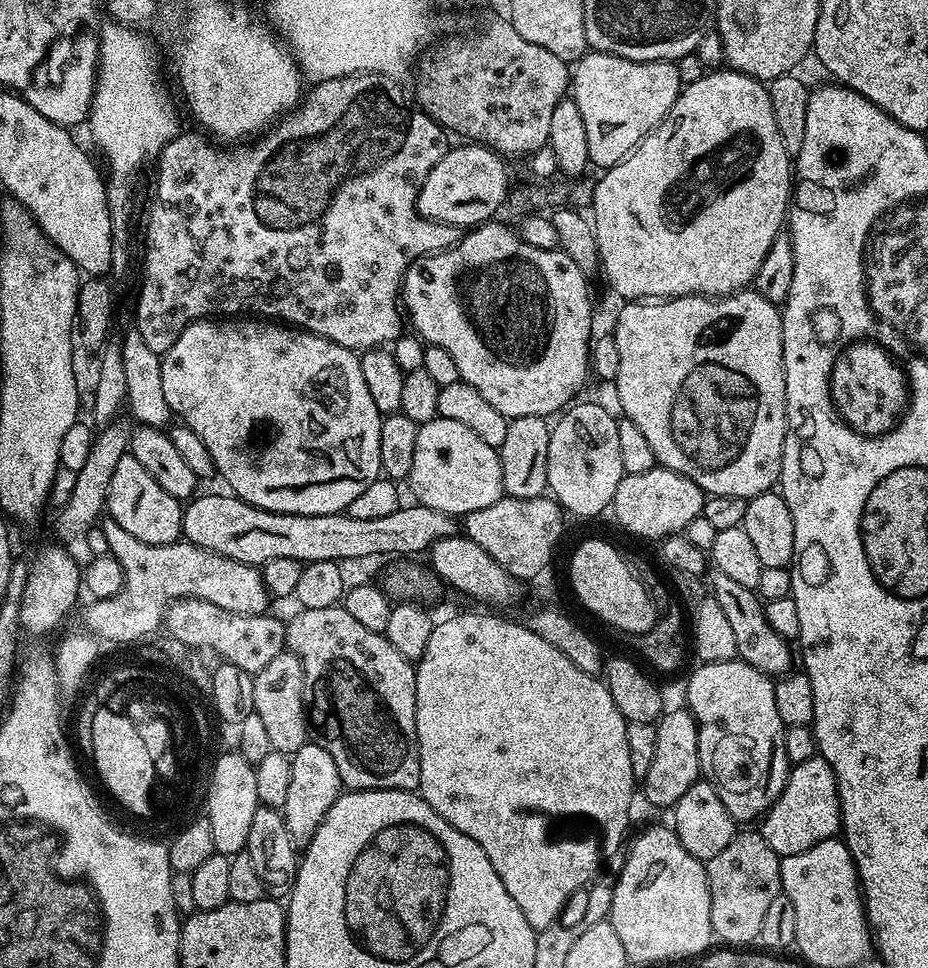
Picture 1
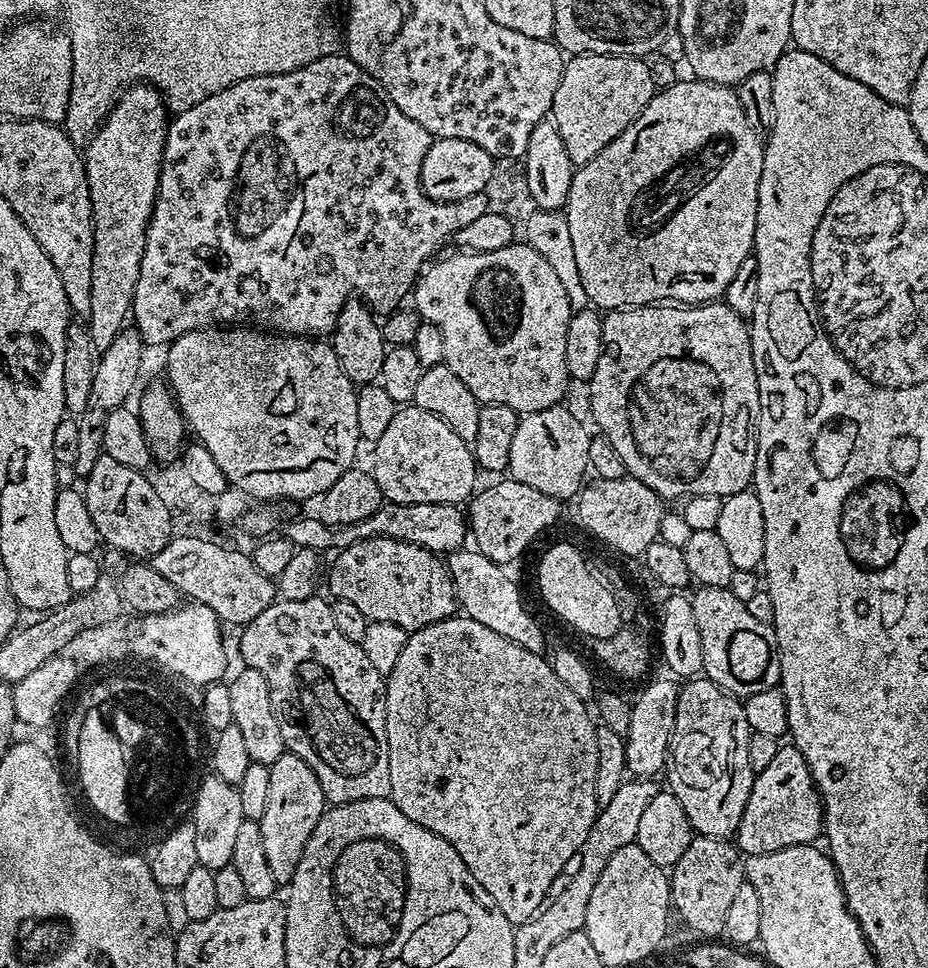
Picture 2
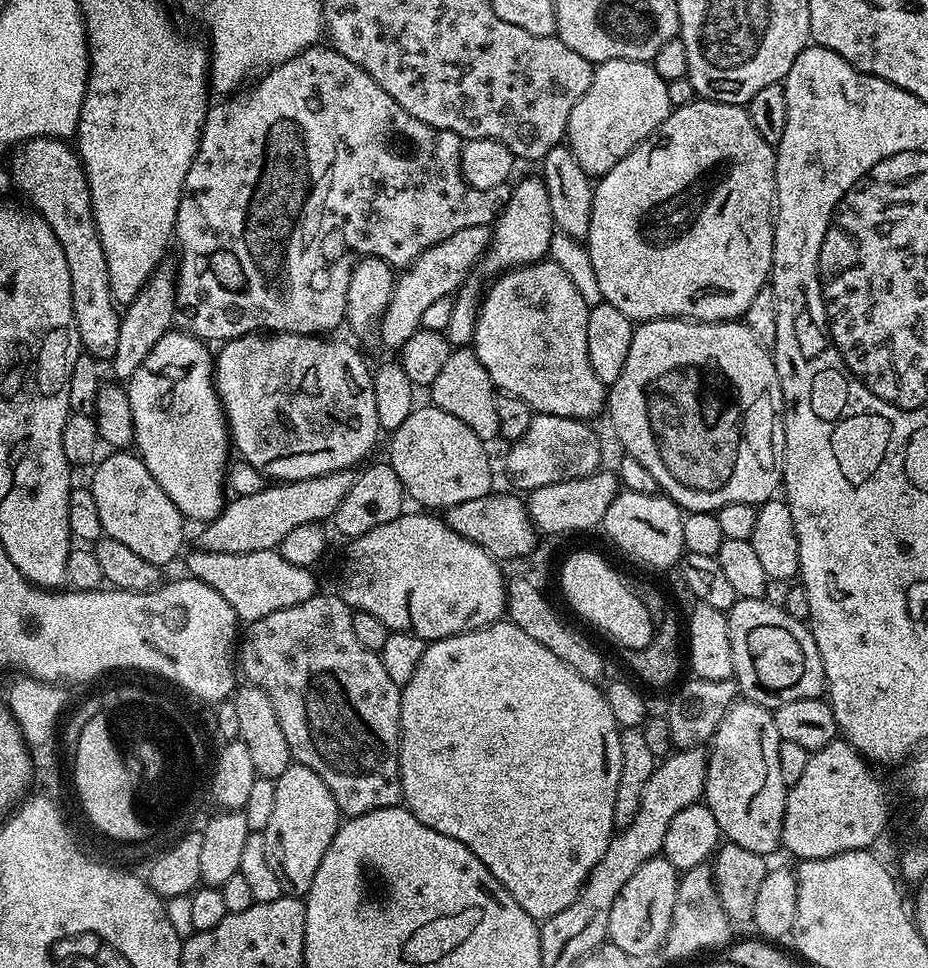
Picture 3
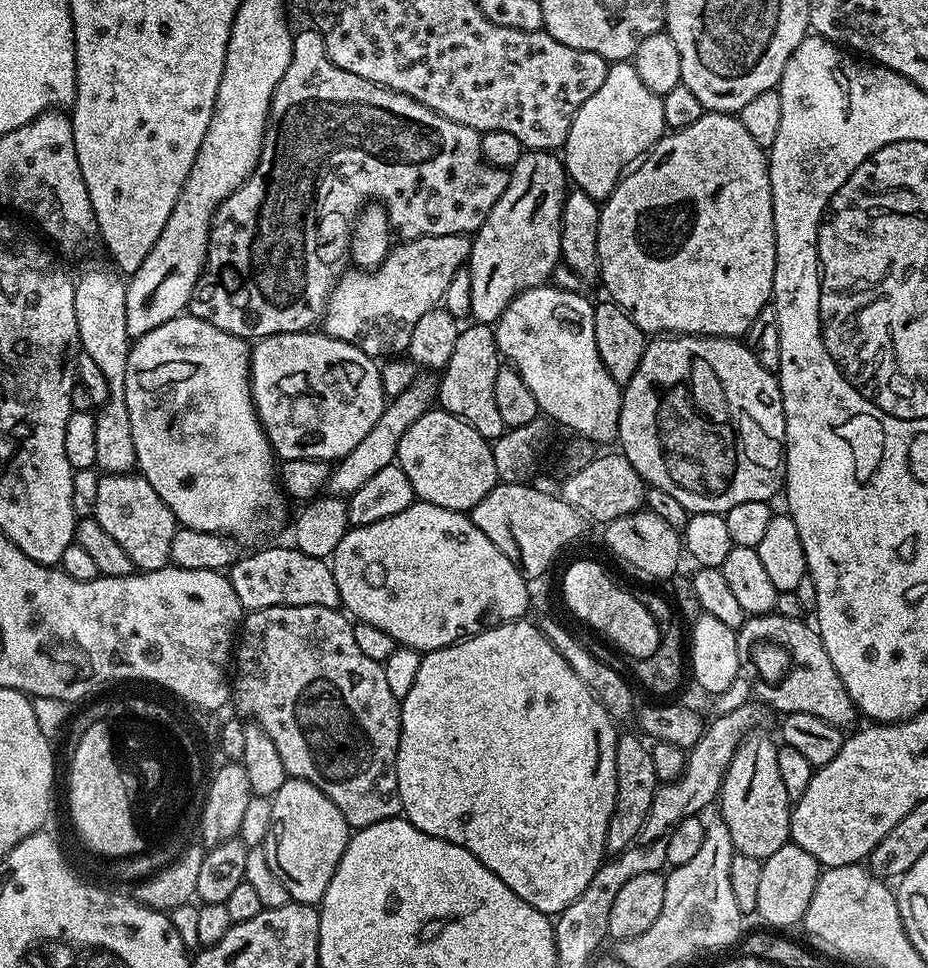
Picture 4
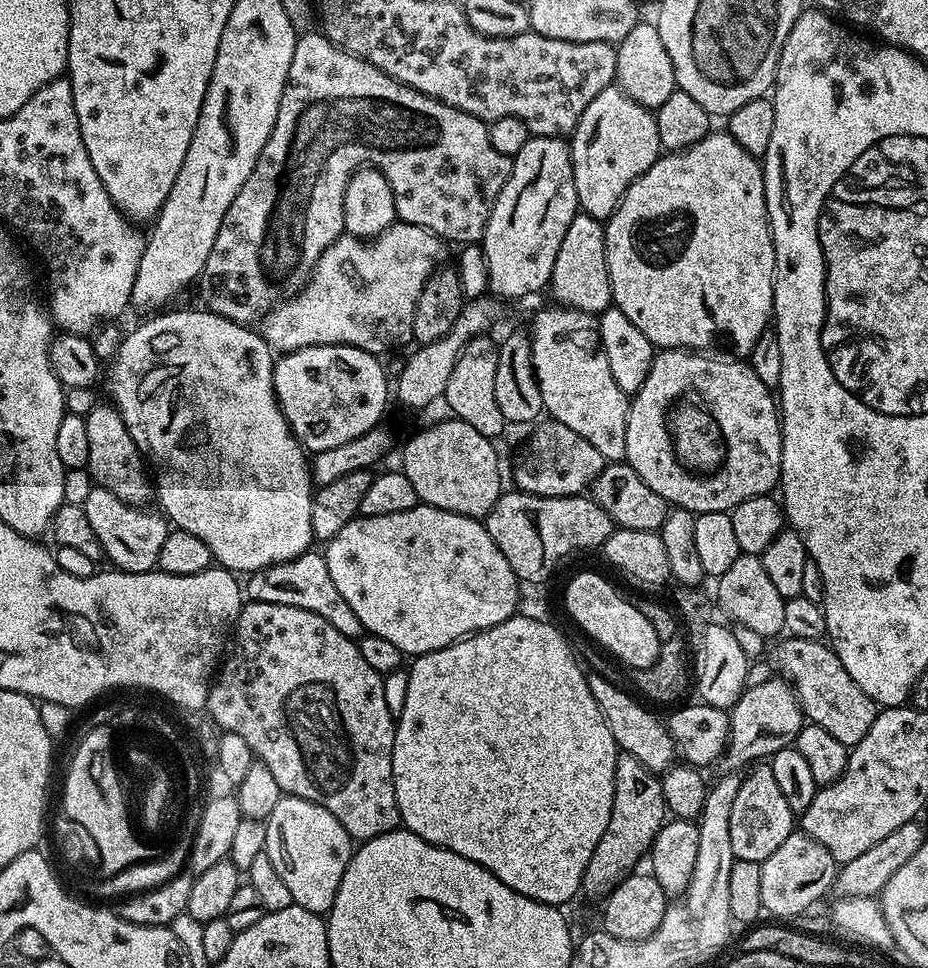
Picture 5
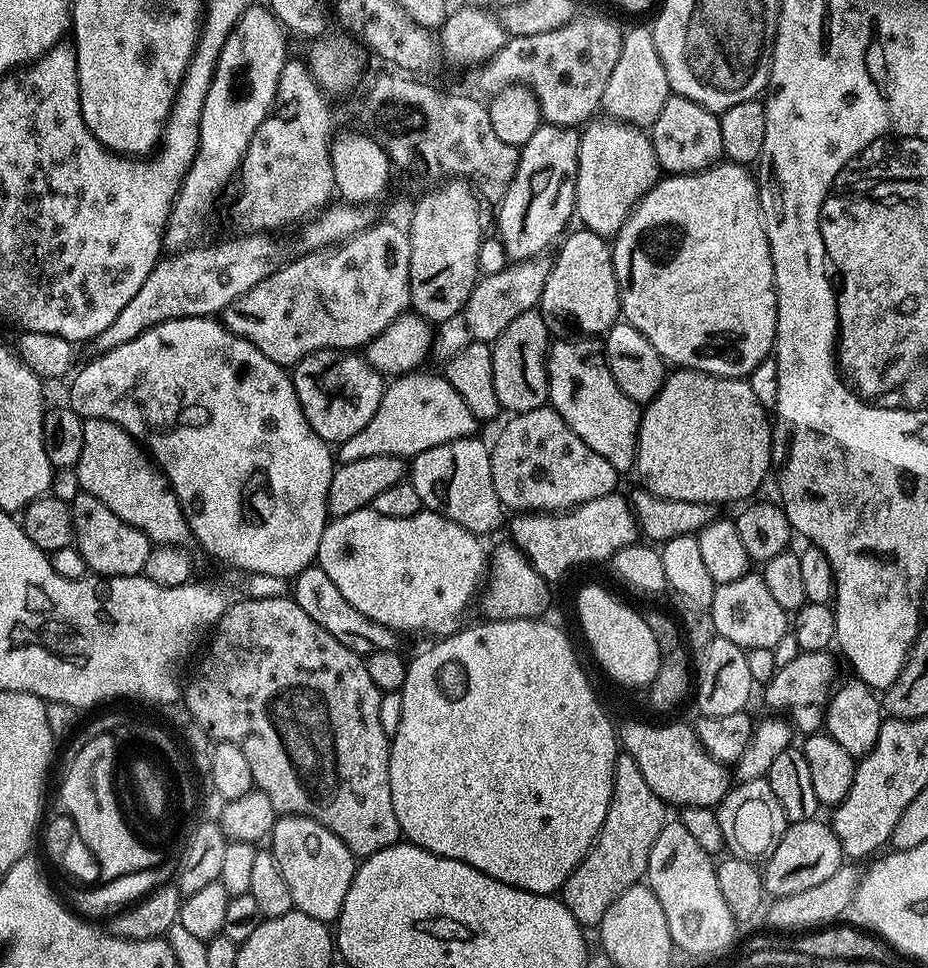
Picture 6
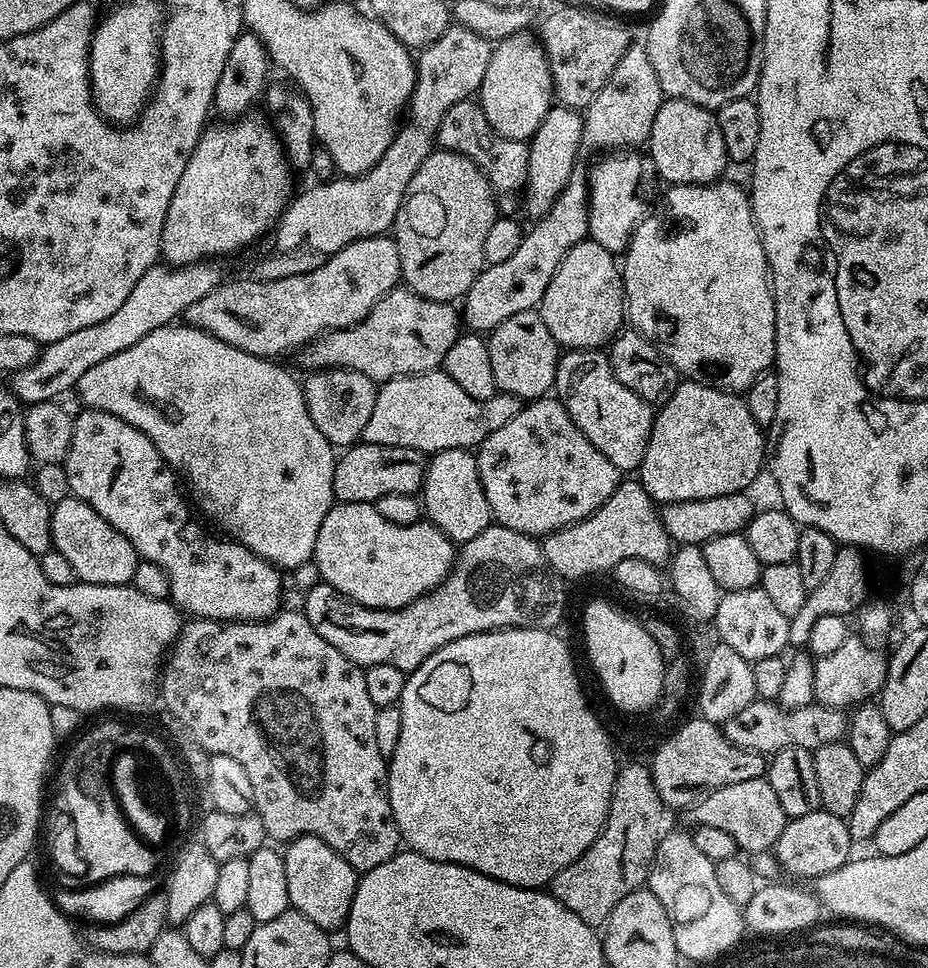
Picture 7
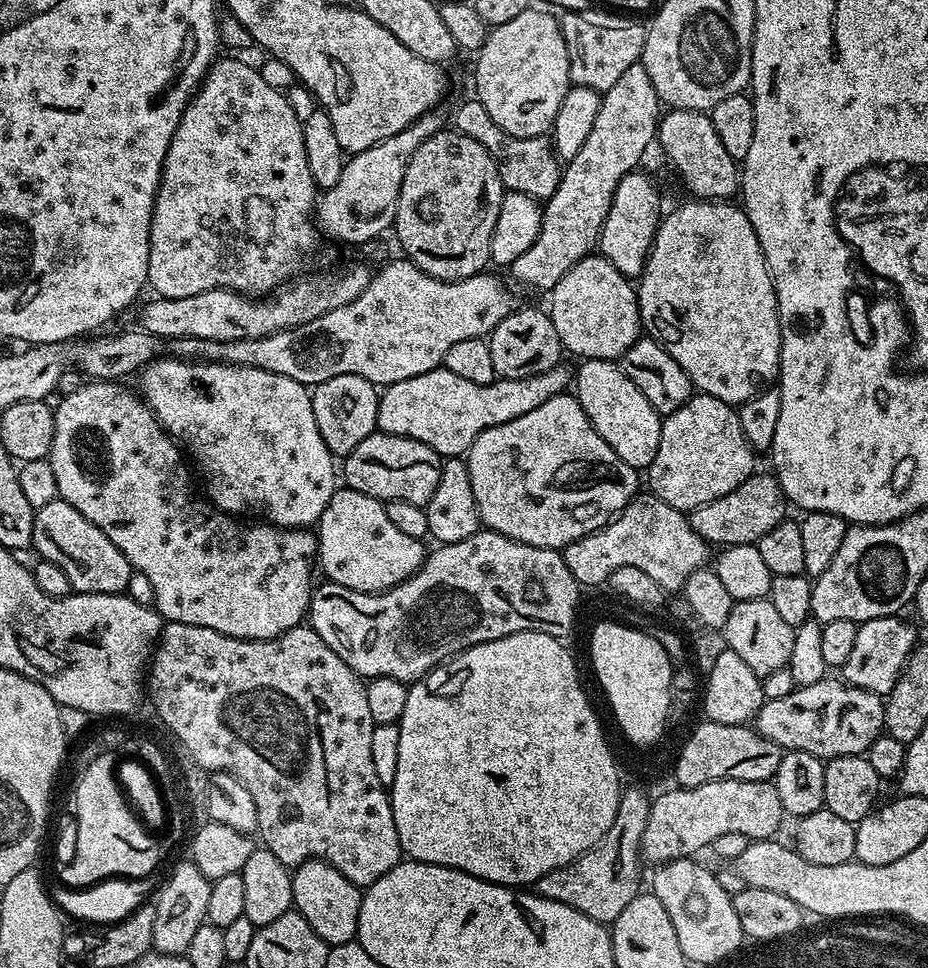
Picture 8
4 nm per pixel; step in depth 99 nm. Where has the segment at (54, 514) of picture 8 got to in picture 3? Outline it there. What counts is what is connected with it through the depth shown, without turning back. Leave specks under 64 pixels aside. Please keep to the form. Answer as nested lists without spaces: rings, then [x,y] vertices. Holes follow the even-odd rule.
[[[116,450],[108,455],[112,456],[104,461],[101,459],[91,469],[90,482],[103,535],[114,538],[114,542],[122,542],[122,546],[146,558],[146,562],[165,566],[179,554],[184,544],[185,516],[167,497],[166,491],[154,480],[138,455],[128,450]]]

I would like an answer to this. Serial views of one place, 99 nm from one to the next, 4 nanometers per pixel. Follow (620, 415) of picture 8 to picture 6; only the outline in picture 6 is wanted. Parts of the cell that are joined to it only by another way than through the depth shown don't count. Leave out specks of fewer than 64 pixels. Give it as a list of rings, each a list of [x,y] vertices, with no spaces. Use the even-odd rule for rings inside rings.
[[[560,338],[551,345],[548,362],[548,398],[550,407],[559,414],[594,450],[602,454],[618,474],[632,472],[636,467],[636,439],[640,429],[641,409],[614,382],[601,345],[592,338]]]

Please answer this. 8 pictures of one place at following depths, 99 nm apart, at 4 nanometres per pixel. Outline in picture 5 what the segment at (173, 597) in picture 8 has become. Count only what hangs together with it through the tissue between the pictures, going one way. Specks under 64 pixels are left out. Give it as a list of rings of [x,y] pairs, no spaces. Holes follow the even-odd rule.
[[[96,402],[88,414],[84,416],[86,422],[86,435],[90,442],[90,458],[87,470],[92,477],[95,487],[110,490],[122,502],[137,506],[147,505],[148,499],[154,496],[154,484],[144,473],[146,460],[130,436],[126,422],[120,416],[119,410],[112,402]]]

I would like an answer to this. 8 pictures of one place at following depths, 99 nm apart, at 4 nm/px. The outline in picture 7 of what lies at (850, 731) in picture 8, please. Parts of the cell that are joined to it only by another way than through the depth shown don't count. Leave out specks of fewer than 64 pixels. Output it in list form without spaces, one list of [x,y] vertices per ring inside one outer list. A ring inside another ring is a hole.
[[[754,699],[750,706],[738,710],[734,718],[724,721],[722,731],[734,746],[765,754],[775,754],[783,748],[815,750],[835,740],[843,741],[848,731],[849,717],[839,708],[827,708],[815,702],[801,708],[782,708],[779,703]]]

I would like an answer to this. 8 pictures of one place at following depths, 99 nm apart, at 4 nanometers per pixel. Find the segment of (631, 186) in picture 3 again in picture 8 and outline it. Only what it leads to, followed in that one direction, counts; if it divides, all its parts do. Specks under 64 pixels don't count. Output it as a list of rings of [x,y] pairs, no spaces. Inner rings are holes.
[[[692,198],[689,204],[680,204],[672,213],[661,219],[660,227],[648,255],[648,261],[635,285],[636,301],[640,307],[640,322],[643,331],[659,344],[686,370],[693,385],[703,395],[717,396],[722,402],[733,406],[745,404],[765,388],[775,385],[780,374],[780,315],[776,305],[776,291],[772,285],[772,275],[768,273],[768,263],[762,254],[762,246],[758,242],[758,234],[754,234],[754,226],[750,226],[750,218],[744,213],[739,203],[728,200],[703,200]]]

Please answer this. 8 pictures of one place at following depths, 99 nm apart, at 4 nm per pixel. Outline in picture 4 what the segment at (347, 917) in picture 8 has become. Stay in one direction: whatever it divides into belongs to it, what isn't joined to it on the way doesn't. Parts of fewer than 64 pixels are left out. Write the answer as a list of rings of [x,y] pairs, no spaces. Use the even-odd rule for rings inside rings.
[[[288,779],[270,799],[270,834],[266,834],[262,845],[266,863],[274,870],[278,882],[286,886],[289,901],[319,905],[348,845],[350,829],[346,818],[342,818],[342,810],[318,786],[305,780]]]

